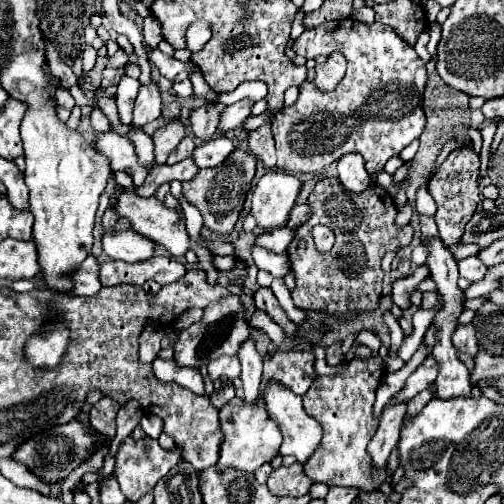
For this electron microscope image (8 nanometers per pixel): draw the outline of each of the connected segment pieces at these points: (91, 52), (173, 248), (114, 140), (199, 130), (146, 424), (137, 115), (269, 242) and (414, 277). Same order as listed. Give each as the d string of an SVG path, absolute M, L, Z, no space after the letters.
M86 46L82 53L83 74L77 84L80 87L88 71L92 70L97 62L97 51L92 46Z
M124 190L116 196L112 208L116 214L128 218L138 234L160 242L172 256L186 254L188 236L184 230L184 222L180 222L178 214L166 208L156 198L140 198L138 194Z
M96 132L94 144L100 154L108 156L114 172L118 172L118 170L128 172L136 186L140 186L144 182L148 172L146 172L146 168L142 168L138 164L138 158L136 158L136 152L134 152L134 146L130 140L118 136L114 132Z
M206 104L202 108L196 108L190 112L190 130L200 140L210 140L216 134L218 126L218 108L212 104Z
M144 414L140 420L140 428L150 438L158 438L162 432L162 420L153 414Z
M150 80L150 84L142 84L136 104L134 104L134 120L132 124L142 128L144 124L156 120L160 116L160 86L156 80Z
M276 228L276 230L260 234L256 238L256 244L262 246L262 248L268 248L274 254L284 254L284 252L287 252L290 240L292 240L290 228Z
M418 266L414 270L414 274L406 276L406 278L398 278L394 284L392 284L392 302L398 304L400 308L408 308L410 306L410 294L420 286L420 282L424 278L428 278L430 272L428 272L428 266Z

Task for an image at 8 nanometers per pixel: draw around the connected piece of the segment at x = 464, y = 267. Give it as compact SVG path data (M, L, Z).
M470 256L470 258L464 258L462 262L458 262L458 268L460 268L460 276L466 278L468 282L478 282L486 276L488 268L476 258L476 256Z

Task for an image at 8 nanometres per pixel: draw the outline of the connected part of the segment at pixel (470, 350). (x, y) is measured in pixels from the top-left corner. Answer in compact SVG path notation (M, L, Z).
M466 324L466 326L458 326L456 332L452 334L452 344L458 352L462 354L470 354L470 356L476 356L478 352L478 342L476 342L476 330L472 324Z

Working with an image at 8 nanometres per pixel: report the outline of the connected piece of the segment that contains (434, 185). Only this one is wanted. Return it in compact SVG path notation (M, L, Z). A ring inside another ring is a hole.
M458 148L450 152L450 156L444 160L444 164L436 170L436 174L428 182L428 192L438 206L434 220L438 224L438 234L446 246L458 244L466 222L472 218L480 202L478 168L480 168L480 156L474 152L474 148Z

